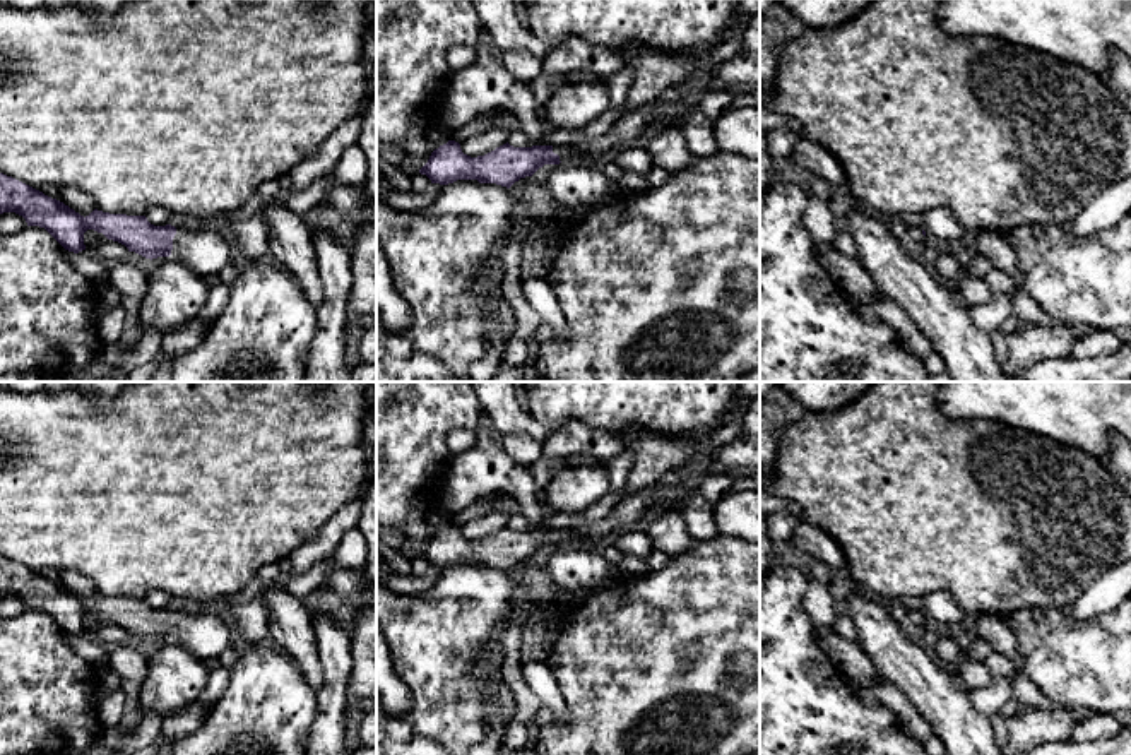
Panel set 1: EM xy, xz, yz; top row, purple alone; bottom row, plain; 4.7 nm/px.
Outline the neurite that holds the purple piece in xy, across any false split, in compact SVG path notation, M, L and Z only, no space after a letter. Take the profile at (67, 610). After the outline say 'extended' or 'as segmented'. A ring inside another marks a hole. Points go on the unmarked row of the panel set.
M0 556L0 597L3 596L22 599L27 609L44 611L74 637L86 633L84 616L94 613L145 642L175 640L202 661L219 657L231 647L234 621L224 621L217 613L154 609L145 599L110 597L98 592L84 601L63 586Z | extended

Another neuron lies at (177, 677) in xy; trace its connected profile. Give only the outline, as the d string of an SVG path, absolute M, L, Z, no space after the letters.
M175 640L151 644L147 664L139 704L161 717L195 704L207 683L204 661Z

